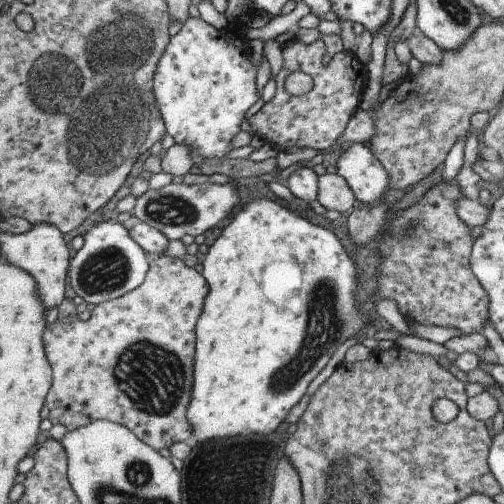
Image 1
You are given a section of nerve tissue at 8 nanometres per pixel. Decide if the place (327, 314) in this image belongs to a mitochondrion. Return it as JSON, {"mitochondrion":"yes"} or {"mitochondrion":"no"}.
{"mitochondrion":"yes"}

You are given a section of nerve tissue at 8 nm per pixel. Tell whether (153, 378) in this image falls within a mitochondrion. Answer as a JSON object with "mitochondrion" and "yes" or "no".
{"mitochondrion":"yes"}

